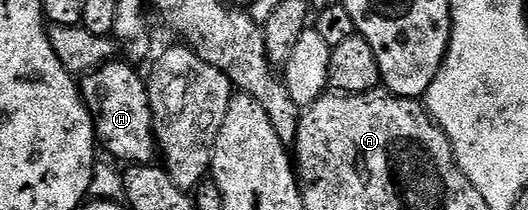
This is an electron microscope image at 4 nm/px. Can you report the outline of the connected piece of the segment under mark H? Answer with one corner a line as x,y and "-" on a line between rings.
109,62
103,68
97,68
83,77
84,104
92,111
94,136
99,147
109,152
116,160
128,160
132,166
148,166
153,163
154,140
150,133
150,114
148,93
143,79
134,73
124,73
116,65

